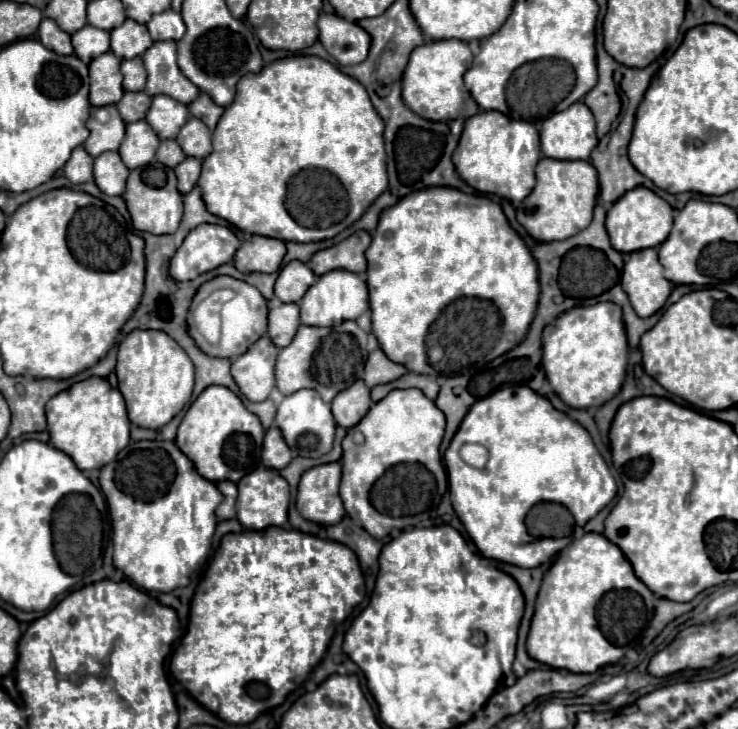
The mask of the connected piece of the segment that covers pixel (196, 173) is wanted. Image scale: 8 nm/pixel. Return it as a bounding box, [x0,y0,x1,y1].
[176,157,200,195]

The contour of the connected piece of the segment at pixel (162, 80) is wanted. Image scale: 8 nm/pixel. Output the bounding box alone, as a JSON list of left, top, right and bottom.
[144,41,198,105]

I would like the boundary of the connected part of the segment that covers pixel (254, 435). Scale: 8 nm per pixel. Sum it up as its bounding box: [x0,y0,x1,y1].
[176,387,264,483]

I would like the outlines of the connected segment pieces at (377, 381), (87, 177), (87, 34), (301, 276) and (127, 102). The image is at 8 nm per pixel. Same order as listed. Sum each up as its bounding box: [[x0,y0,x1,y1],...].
[[364,349,408,387],[64,147,94,183],[72,25,110,63],[274,261,316,303],[118,91,150,123]]

